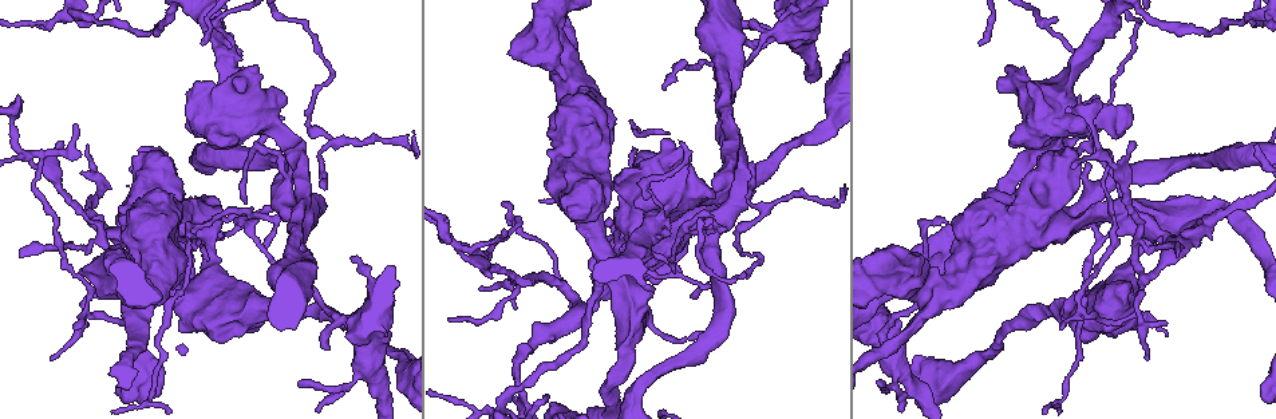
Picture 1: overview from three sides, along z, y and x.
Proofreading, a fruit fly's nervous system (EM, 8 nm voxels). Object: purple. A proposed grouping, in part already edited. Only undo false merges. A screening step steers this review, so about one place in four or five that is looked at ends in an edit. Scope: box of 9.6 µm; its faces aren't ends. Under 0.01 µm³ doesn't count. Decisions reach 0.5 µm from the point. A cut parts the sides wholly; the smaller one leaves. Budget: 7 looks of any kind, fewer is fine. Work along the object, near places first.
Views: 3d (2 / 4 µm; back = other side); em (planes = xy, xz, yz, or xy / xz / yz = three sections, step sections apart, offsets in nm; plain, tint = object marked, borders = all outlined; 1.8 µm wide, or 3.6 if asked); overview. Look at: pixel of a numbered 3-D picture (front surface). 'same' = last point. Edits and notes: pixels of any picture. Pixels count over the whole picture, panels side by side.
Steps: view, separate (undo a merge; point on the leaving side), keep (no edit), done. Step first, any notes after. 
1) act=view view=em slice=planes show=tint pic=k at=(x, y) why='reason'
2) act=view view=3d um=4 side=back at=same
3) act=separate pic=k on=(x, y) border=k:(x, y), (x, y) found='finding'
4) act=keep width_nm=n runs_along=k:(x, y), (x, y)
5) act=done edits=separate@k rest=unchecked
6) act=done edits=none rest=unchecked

act=view view=em slice=planes show=tint pic=1 at=(735, 145) why='four-way junction'

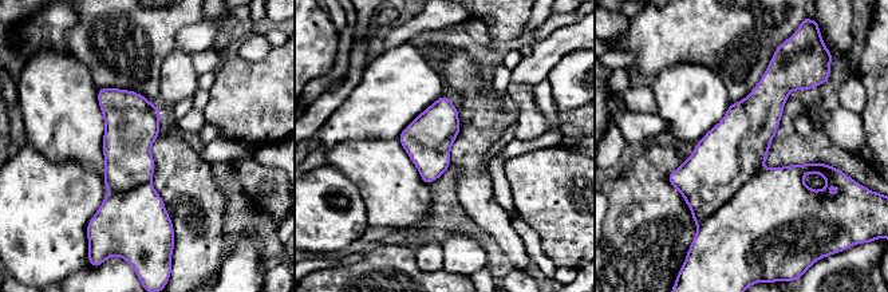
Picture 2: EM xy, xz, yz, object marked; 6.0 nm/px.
act=keep runs_along=2:(101, 91), (127, 118), (138, 227) found='continuous, no second cell'

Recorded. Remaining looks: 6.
act=view view=em slice=xy step=4 show=tint pic=1 at=(633, 251) why='a fork'

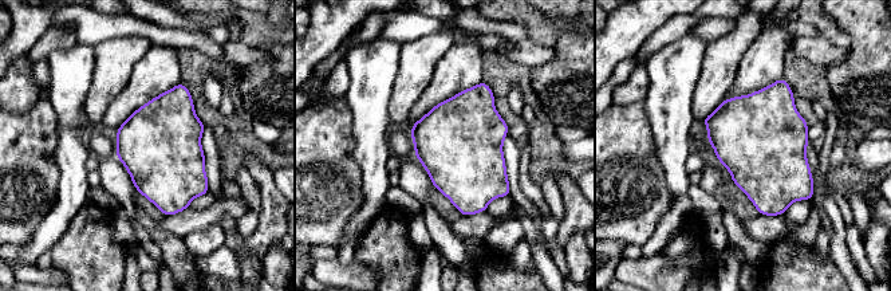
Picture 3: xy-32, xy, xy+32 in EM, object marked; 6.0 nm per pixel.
act=view view=em slice=yz step=4 show=borders at=same why='another direction'

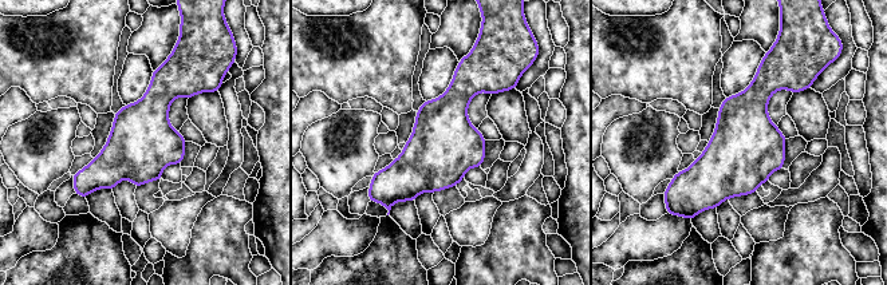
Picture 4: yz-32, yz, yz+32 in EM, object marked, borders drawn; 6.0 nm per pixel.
act=keep found='one cell here'

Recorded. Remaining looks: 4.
act=view view=em slice=planes show=tint pic=1 at=(1122, 229) why='sudden change in width'

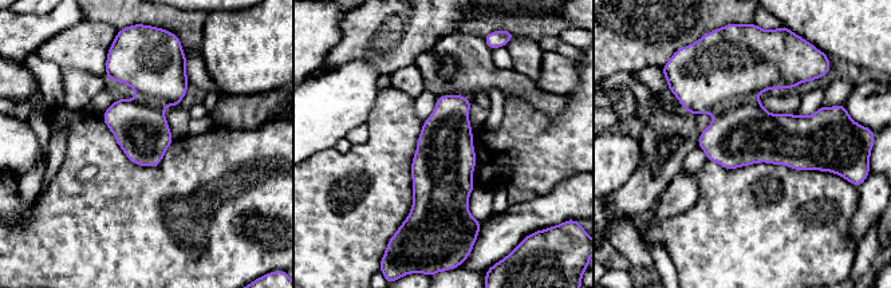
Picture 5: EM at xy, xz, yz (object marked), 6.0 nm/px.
act=separate pic=5 on=(744, 133) border=5:(755, 97), (737, 99), (714, 115) found='two cells meet here'

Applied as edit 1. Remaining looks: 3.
act=done edits=separate@5 rest=unchecked

